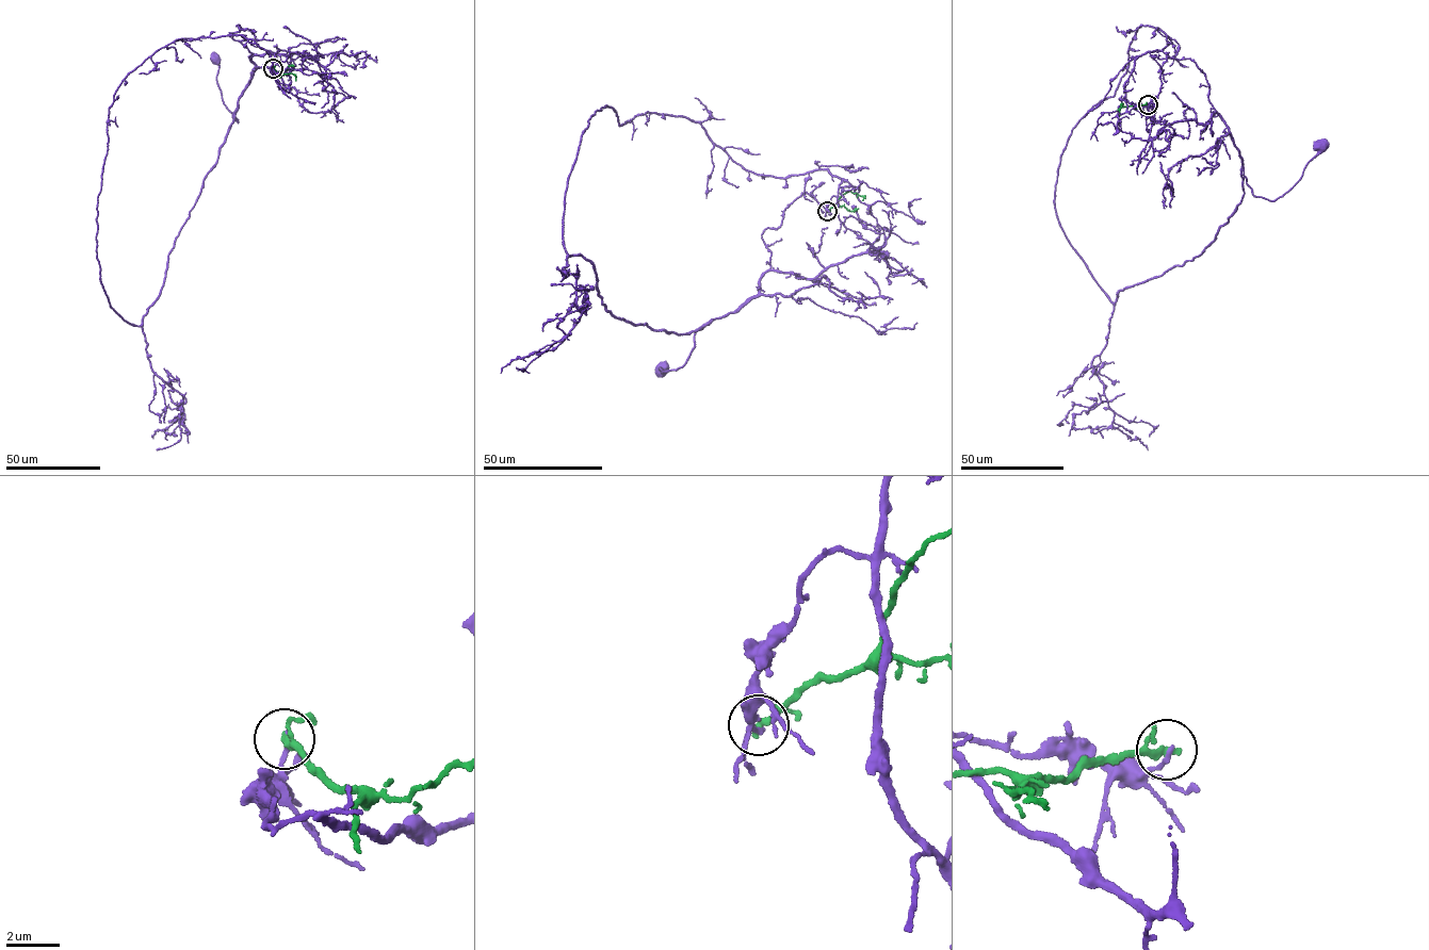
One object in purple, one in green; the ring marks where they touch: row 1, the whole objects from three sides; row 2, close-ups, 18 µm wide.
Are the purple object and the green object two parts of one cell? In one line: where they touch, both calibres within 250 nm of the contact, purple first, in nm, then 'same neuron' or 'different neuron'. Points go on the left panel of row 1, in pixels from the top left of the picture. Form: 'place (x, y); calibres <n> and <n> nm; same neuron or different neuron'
place (273, 68); calibres 190 and 220 nm; different neuron

